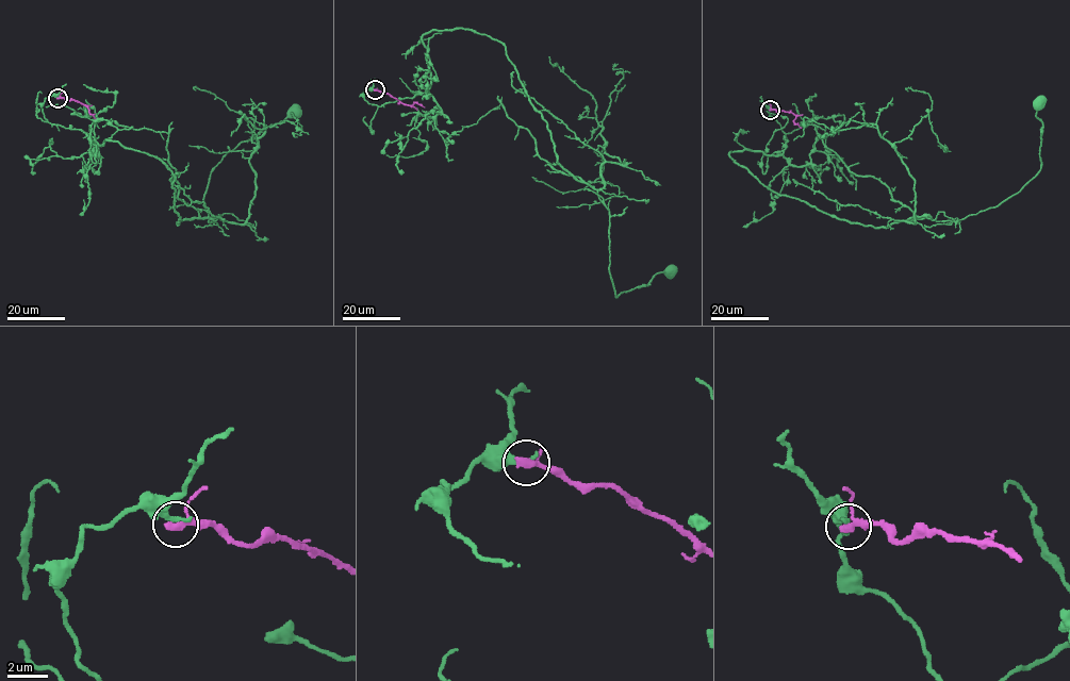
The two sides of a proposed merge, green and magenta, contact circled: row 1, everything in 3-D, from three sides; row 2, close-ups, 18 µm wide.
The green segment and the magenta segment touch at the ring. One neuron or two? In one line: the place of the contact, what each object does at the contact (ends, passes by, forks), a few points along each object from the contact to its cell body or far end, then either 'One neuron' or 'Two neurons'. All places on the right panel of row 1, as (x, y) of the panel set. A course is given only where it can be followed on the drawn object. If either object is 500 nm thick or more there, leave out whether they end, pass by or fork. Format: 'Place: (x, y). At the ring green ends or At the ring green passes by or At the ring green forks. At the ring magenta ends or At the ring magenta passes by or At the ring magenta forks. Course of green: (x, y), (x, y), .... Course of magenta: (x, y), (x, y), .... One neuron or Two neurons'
Place: (770, 110). At the ring green ends. At the ring magenta passes by. Course of green: (770, 109), (782, 154), (731, 158), (777, 193), (876, 227), (962, 219), (1016, 194), (1040, 169), (1040, 102). Course of magenta: (770, 110), (793, 113), (794, 122), (802, 128). Two neurons

